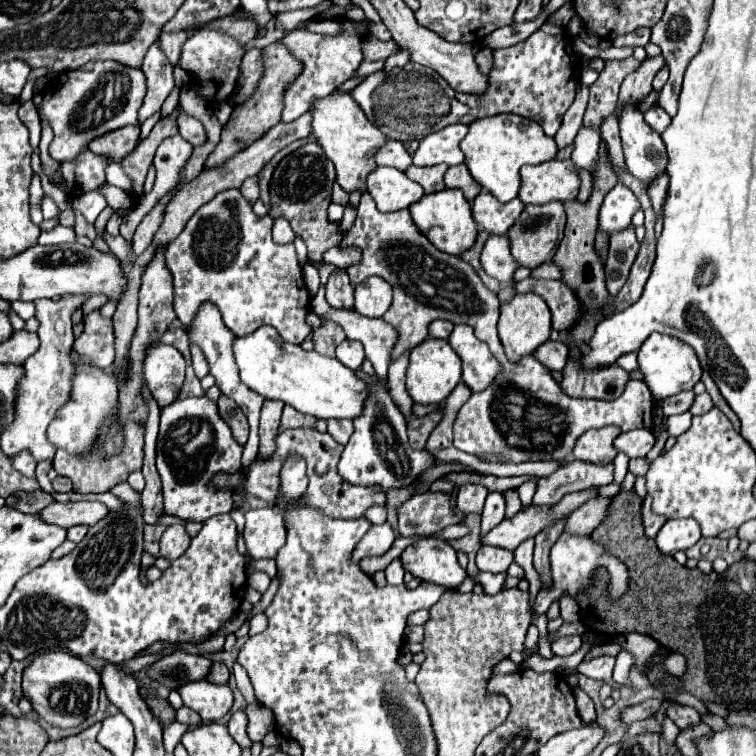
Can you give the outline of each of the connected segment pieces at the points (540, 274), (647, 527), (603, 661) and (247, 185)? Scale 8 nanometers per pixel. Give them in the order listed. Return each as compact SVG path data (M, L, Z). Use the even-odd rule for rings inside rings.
M542 264L542 266L538 266L538 268L532 270L530 276L532 276L532 278L550 278L550 280L560 280L558 266L554 266L554 264Z
M646 496L644 502L642 502L642 524L644 524L644 532L646 532L646 536L654 538L654 536L658 534L658 530L664 526L666 518L654 514L652 508L650 508L650 502L652 502L650 496Z
M600 656L600 658L594 658L594 660L584 660L578 666L578 672L586 674L586 676L590 676L594 680L608 682L612 678L614 664L616 664L616 660L612 656Z
M254 176L254 178L248 178L248 180L242 184L240 192L246 194L246 198L254 204L254 202L258 200L258 184L256 184L256 176Z

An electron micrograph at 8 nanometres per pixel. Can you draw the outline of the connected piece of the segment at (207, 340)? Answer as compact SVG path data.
M206 302L202 304L202 308L198 308L192 324L190 324L190 342L200 346L200 350L204 352L208 366L210 366L210 374L216 378L216 386L220 388L222 394L226 394L228 398L232 398L248 416L250 420L250 438L244 446L244 456L242 456L242 466L248 466L256 456L258 456L258 416L260 416L260 408L264 398L260 394L256 394L254 390L250 390L238 376L238 368L234 364L234 356L232 356L232 340L234 334L226 328L226 324L222 324L222 314L218 312L218 308L214 308L214 304Z

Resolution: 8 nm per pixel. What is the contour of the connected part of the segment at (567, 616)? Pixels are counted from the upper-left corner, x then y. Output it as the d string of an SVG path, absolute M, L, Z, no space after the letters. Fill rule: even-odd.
M562 594L560 598L560 610L562 610L562 620L564 622L576 622L578 620L578 604L574 602L574 598L570 598L568 594Z

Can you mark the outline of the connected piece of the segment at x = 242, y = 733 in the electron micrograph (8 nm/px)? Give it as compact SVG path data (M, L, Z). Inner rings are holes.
M244 710L234 712L232 718L230 718L230 722L228 722L228 730L230 730L232 738L234 738L242 748L248 748L248 746L252 744L252 740L246 736L246 724L248 724L248 720L246 720L246 712L244 712Z

